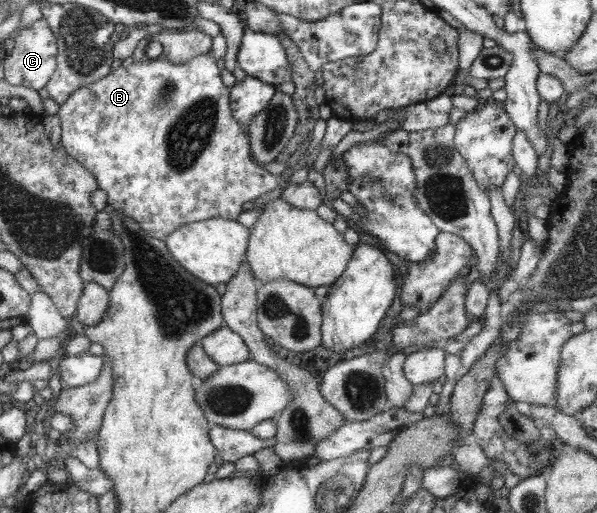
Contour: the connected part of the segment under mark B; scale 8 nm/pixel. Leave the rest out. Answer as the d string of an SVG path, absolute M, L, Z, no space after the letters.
M211 51L204 55L198 55L197 58L188 60L187 63L176 64L167 60L148 59L148 61L142 63L132 63L128 68L118 67L116 70L110 71L110 74L104 76L104 78L86 83L84 87L78 87L70 100L66 100L64 104L60 104L60 107L58 107L57 118L61 123L62 145L67 150L68 155L73 156L77 161L81 161L91 173L94 173L94 176L97 176L100 188L107 194L108 205L126 213L126 216L137 221L140 228L145 229L147 233L150 233L153 237L158 237L160 240L164 241L170 234L178 230L178 227L186 226L188 223L197 223L218 217L236 220L242 212L244 202L253 202L256 196L270 192L282 185L282 182L286 186L288 183L308 181L310 168L307 166L297 167L288 179L282 179L252 161L248 126L254 118L257 118L258 114L266 110L273 99L276 88L272 84L266 84L257 78L246 75L243 80L237 80L229 89L226 84L222 83L220 72L220 66L218 66Z

